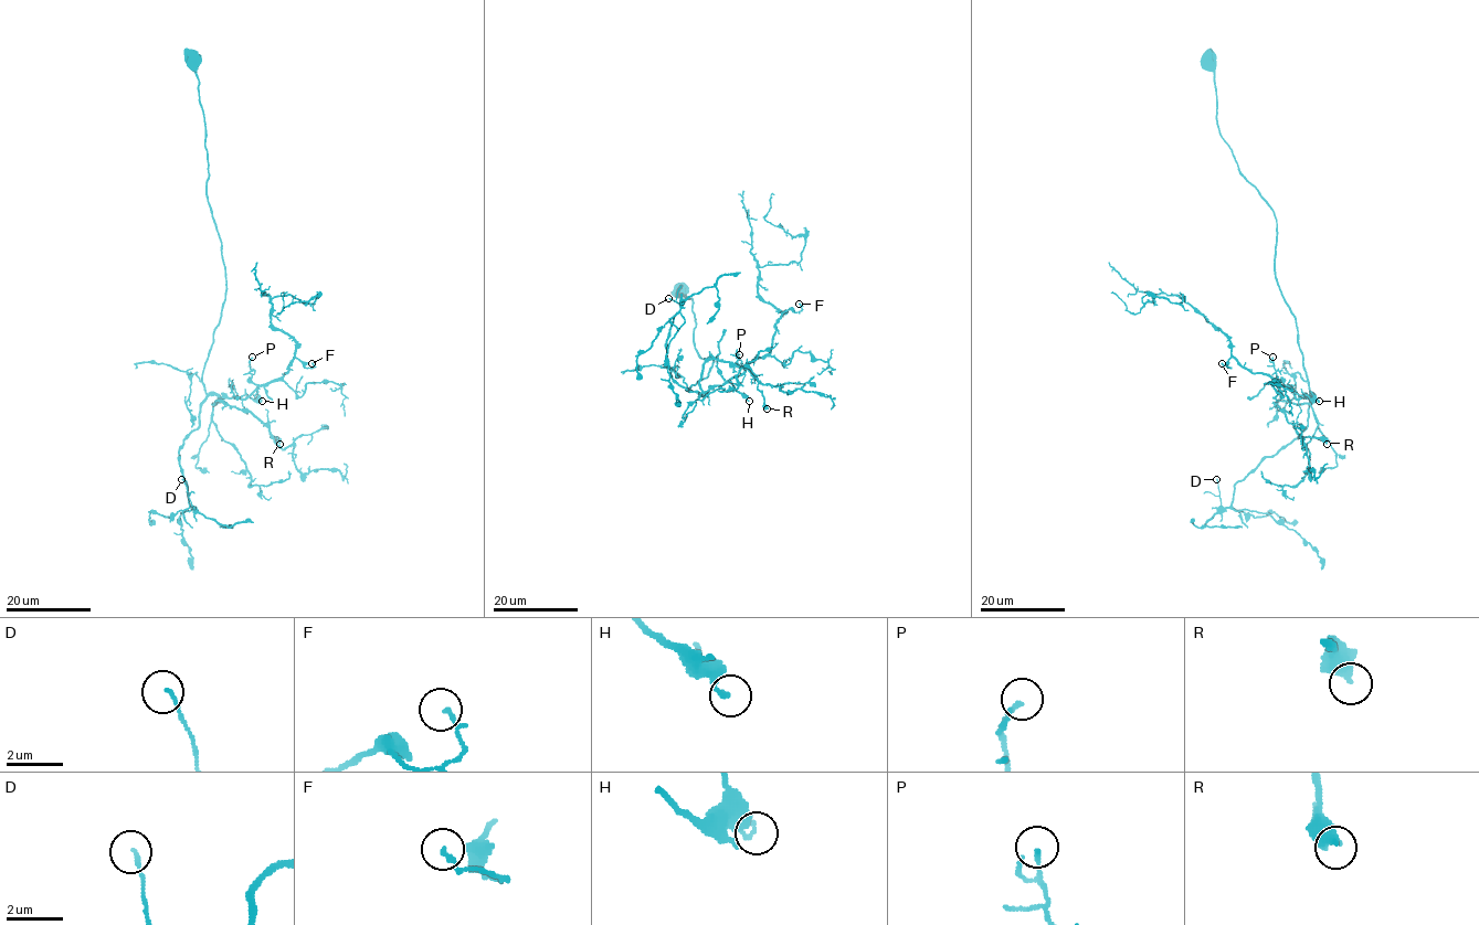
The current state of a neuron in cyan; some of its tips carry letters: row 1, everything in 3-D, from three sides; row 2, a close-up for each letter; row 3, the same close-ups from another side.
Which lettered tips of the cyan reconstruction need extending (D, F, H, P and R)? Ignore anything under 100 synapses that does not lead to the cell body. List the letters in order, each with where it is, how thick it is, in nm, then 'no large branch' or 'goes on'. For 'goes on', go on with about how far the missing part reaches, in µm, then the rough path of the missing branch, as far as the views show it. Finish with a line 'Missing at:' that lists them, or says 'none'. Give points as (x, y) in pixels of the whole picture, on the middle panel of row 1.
D: (668, 298) | 110 nm | no large branch
F: (799, 304) | 90 nm | no large branch
H: (749, 401) | 130 nm | no large branch
P: (739, 354) | 130 nm | no large branch
R: (767, 408) | 420 nm | no large branch
Missing at: none

